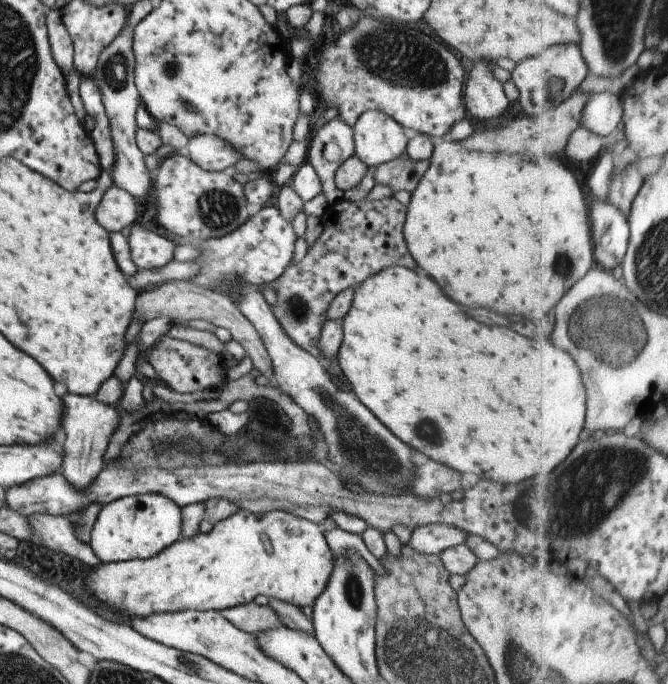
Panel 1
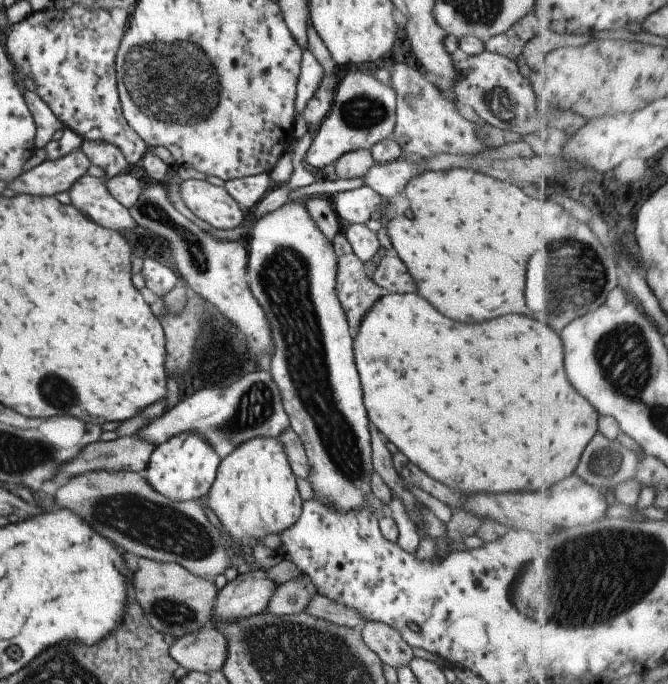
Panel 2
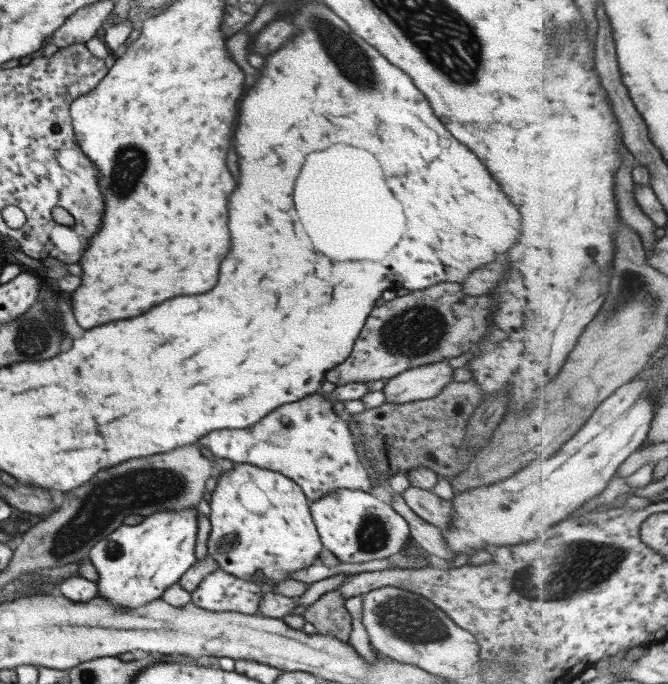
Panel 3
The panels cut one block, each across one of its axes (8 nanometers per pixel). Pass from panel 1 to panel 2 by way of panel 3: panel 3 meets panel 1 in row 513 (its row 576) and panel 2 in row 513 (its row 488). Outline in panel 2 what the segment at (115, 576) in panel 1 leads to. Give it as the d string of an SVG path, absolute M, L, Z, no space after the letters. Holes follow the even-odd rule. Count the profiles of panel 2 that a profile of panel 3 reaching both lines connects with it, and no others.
M251 438L220 459L215 479L207 492L208 508L219 521L229 544L248 558L256 542L293 526L301 512L301 498L283 448L275 438Z

